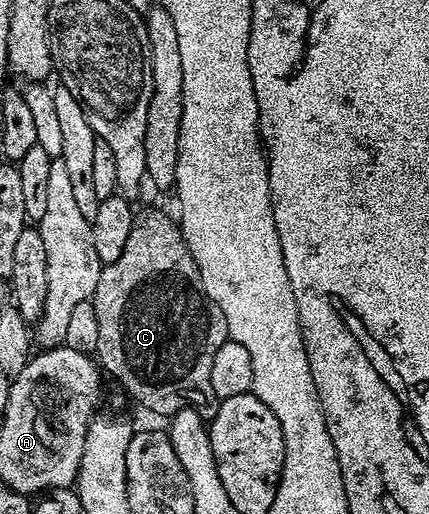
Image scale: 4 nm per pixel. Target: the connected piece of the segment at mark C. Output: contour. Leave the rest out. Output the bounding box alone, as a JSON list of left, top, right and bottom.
[93,209,228,419]

